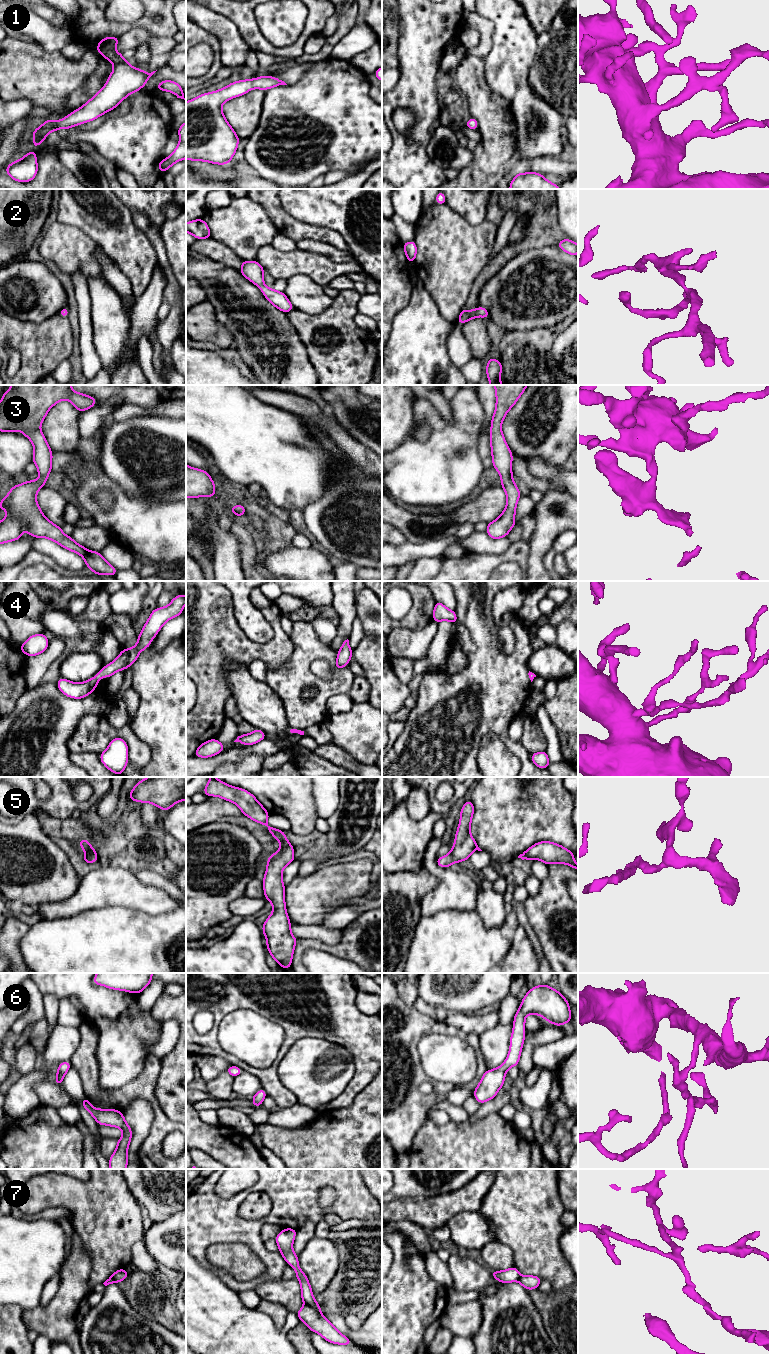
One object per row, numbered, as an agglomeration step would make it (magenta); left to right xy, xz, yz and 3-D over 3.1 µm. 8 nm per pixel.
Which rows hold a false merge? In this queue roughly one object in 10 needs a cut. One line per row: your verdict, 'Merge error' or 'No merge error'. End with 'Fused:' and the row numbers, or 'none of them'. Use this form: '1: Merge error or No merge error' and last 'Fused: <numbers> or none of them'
1: No merge error
2: No merge error
3: No merge error
4: No merge error
5: No merge error
6: No merge error
7: Merge error
Fused: 7

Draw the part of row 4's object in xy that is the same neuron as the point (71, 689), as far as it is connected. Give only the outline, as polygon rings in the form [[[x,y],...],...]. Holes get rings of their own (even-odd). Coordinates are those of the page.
[[[181,594],[173,598],[168,606],[155,608],[138,635],[138,642],[134,647],[124,648],[114,661],[104,666],[97,675],[88,681],[75,683],[60,677],[57,682],[58,689],[70,698],[87,697],[96,689],[101,678],[111,677],[114,673],[129,668],[137,660],[139,653],[150,646],[152,639],[155,638],[162,626],[168,620],[182,614],[185,604],[186,595]]]

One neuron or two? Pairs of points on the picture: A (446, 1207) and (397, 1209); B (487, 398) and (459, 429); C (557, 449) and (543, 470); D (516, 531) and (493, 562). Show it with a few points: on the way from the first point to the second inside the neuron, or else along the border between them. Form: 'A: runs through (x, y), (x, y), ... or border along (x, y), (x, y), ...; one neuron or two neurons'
A: runs through (434, 1209), (409, 1209); one neuron
B: border along (478, 395), (484, 410), (484, 419), (481, 427); two neurons
C: border along (525, 459), (539, 457), (554, 466), (560, 467); two neurons
D: border along (521, 538), (511, 543); two neurons

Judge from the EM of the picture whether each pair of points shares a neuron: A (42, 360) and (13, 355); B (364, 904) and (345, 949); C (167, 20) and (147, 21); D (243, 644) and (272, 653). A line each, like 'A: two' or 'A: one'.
A: two
B: two
C: one
D: one

